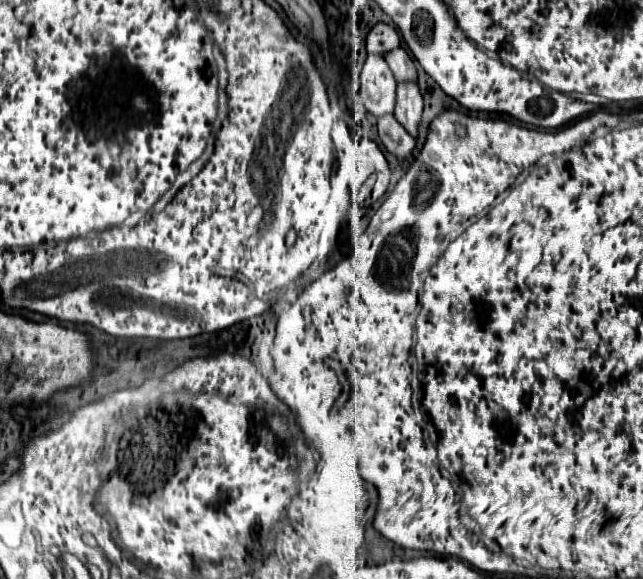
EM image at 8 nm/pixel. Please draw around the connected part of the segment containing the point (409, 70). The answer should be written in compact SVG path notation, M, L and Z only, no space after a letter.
M405 49L389 51L389 53L385 55L385 61L387 61L387 65L391 67L397 83L403 83L403 81L413 81L413 83L417 83L417 69L415 69L413 61L409 59L409 55L405 53Z

